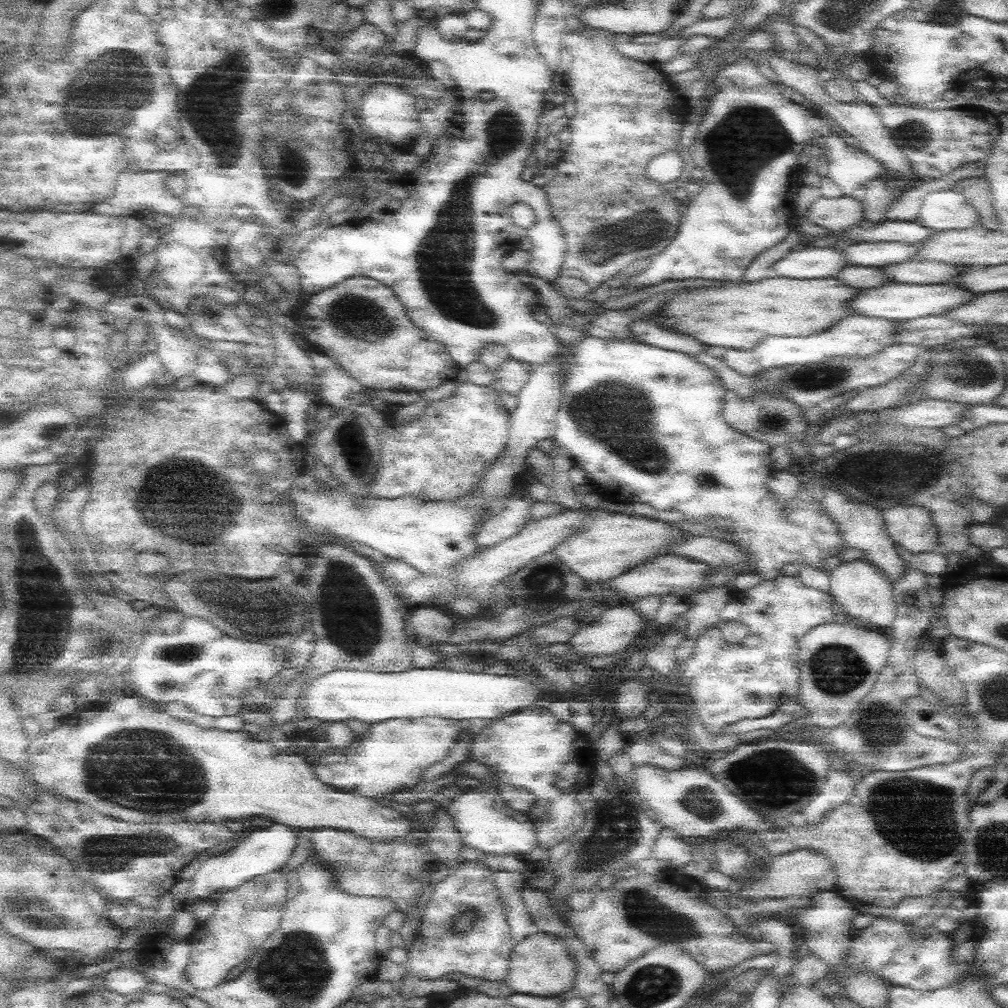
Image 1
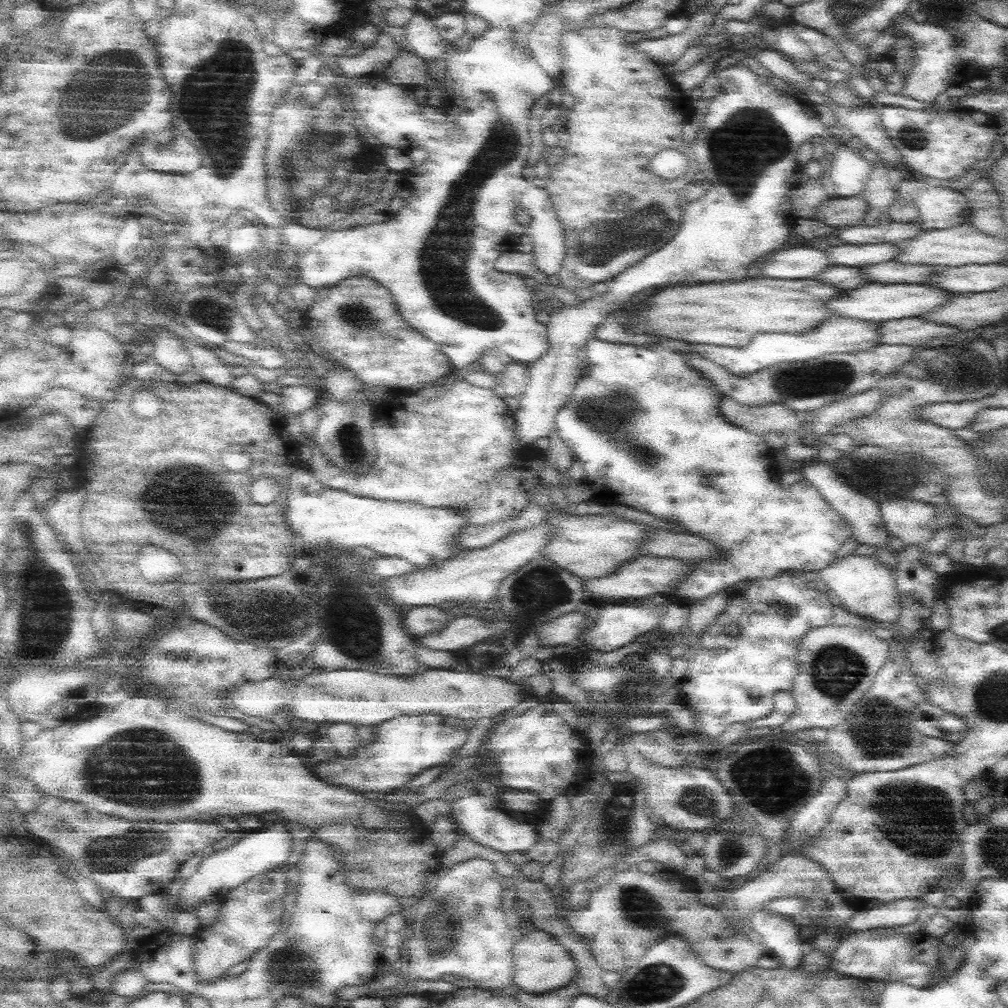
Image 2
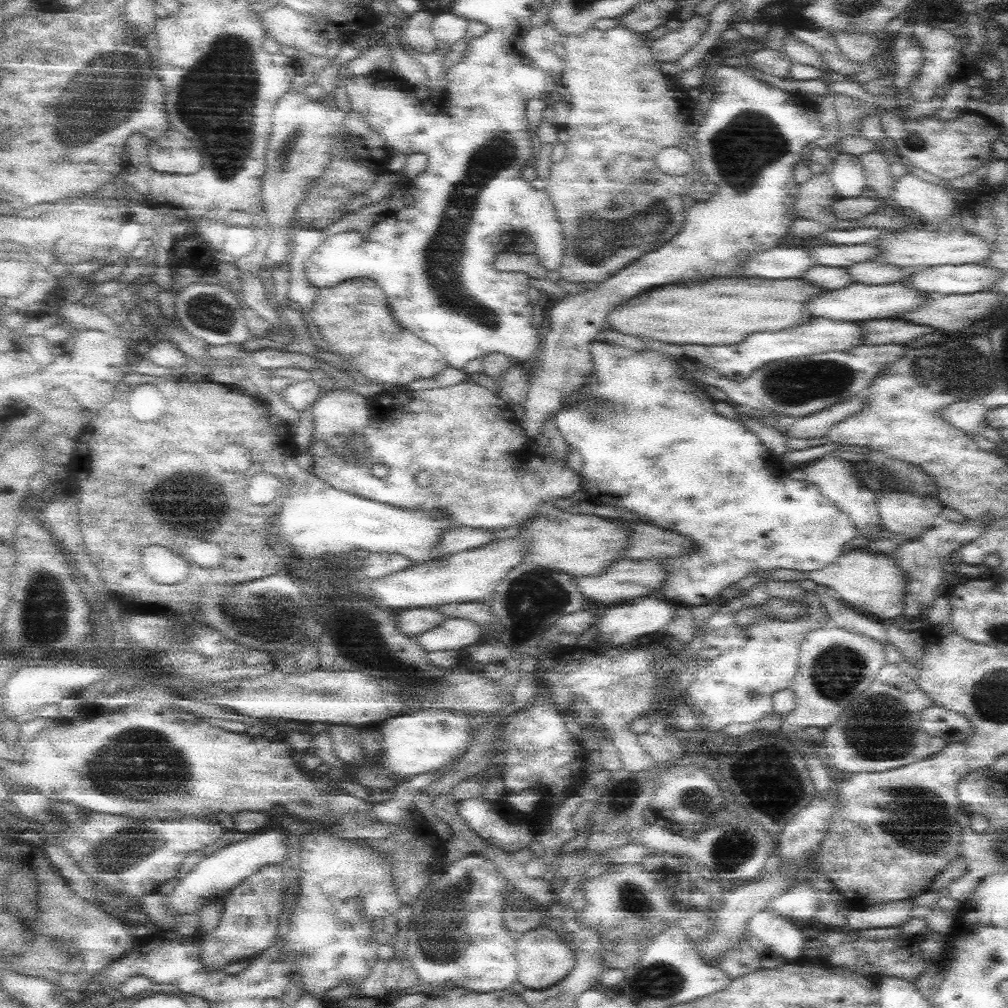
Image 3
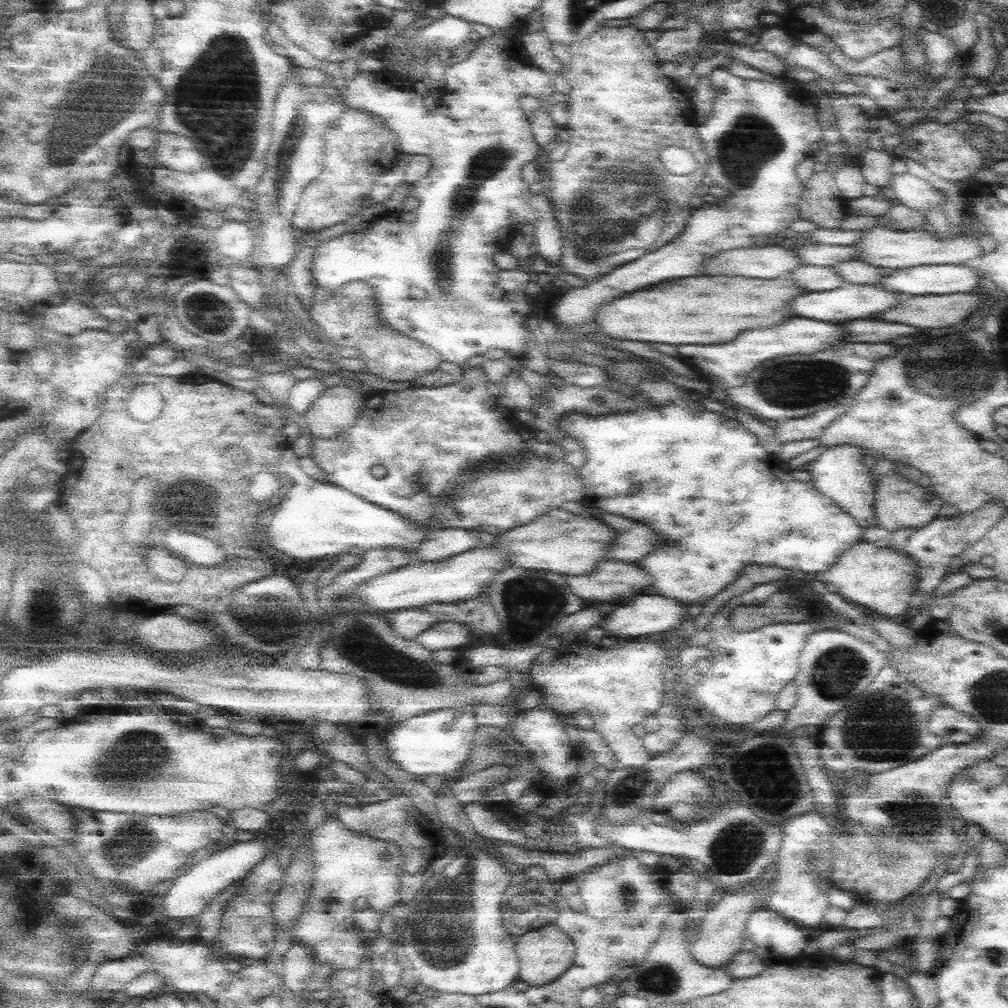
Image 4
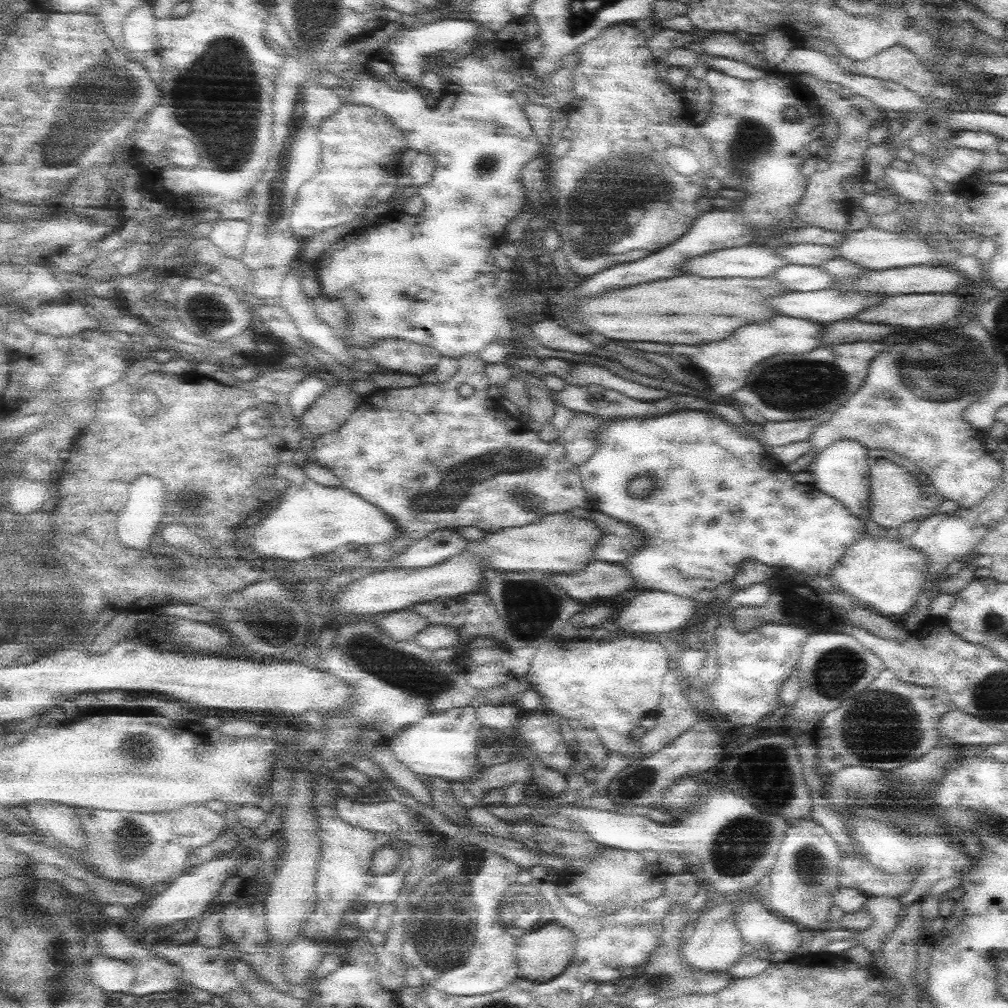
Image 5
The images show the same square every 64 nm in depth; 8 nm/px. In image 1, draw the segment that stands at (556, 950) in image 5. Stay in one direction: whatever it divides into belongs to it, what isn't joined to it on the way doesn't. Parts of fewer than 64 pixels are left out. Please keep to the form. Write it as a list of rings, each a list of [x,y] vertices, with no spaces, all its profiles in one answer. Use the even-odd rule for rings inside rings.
[[[539,930],[513,948],[510,974],[505,982],[512,993],[547,998],[567,997],[573,994],[576,974],[577,967],[566,942]]]

